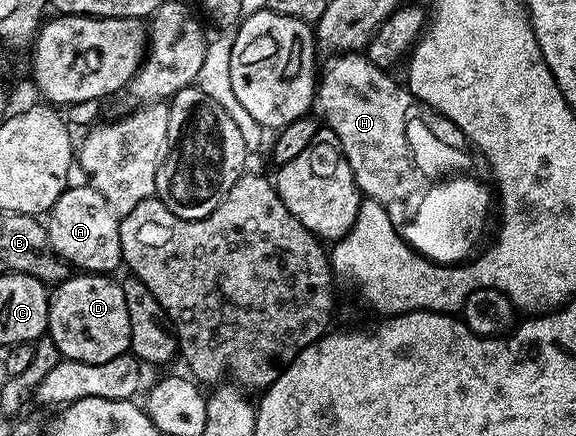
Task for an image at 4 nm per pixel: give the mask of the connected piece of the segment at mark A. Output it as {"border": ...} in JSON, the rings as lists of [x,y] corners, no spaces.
{"border":[[[83,182],[69,186],[57,198],[45,220],[47,243],[52,252],[63,257],[68,265],[75,264],[83,274],[111,274],[115,267],[123,264],[123,251],[119,237],[120,217],[105,202],[105,198],[92,188],[90,183]]]}

